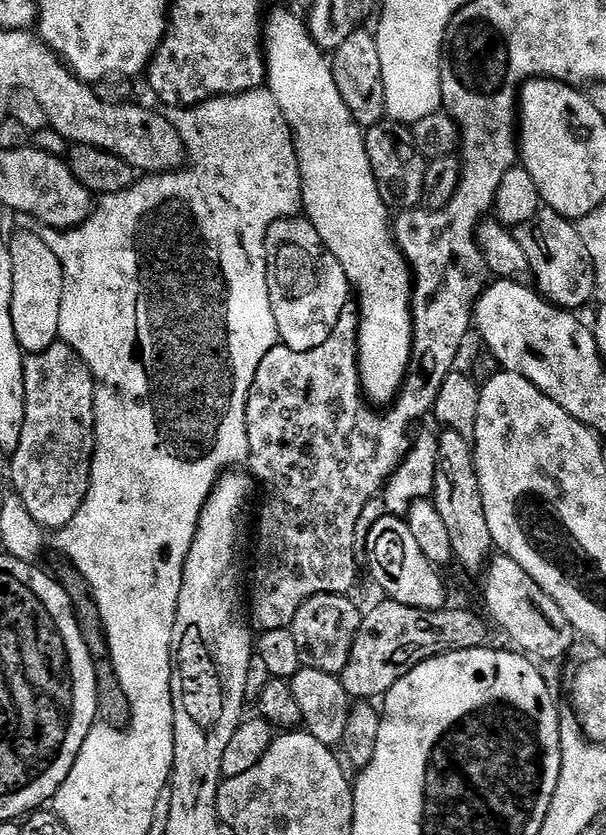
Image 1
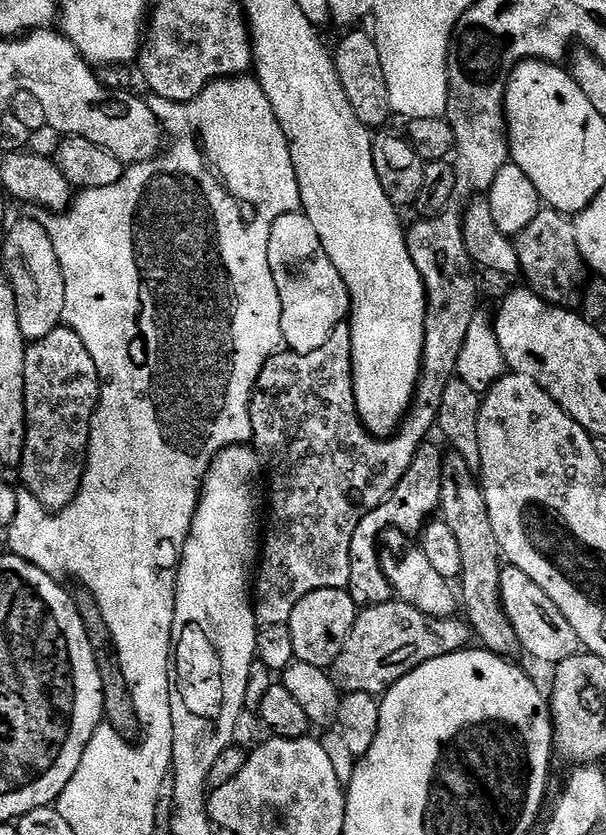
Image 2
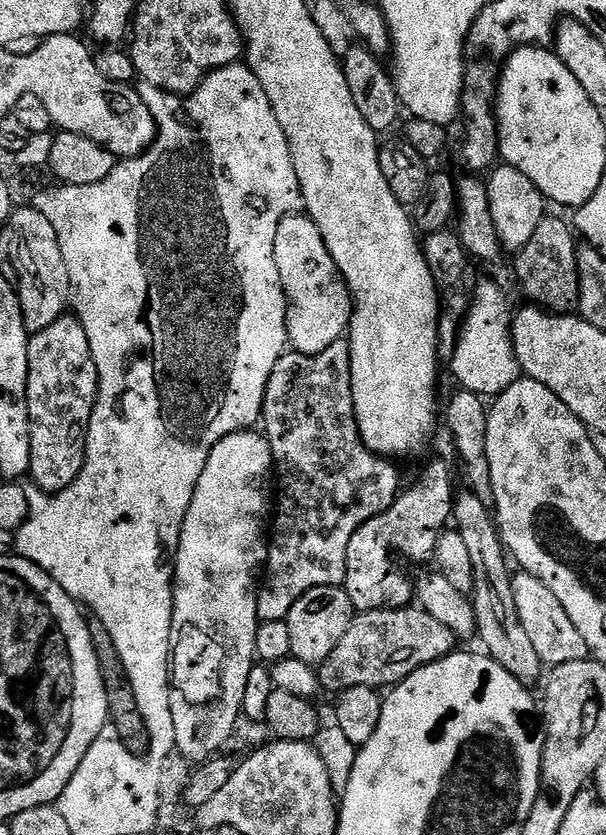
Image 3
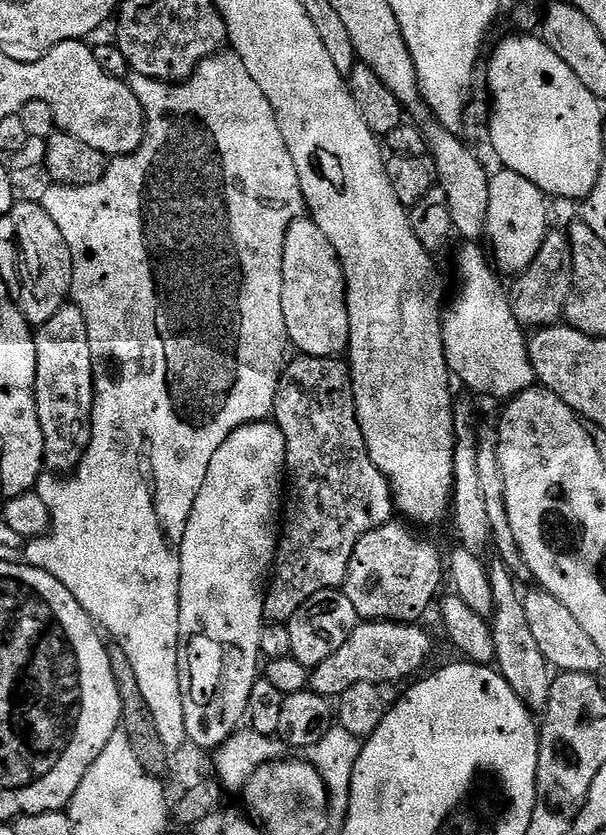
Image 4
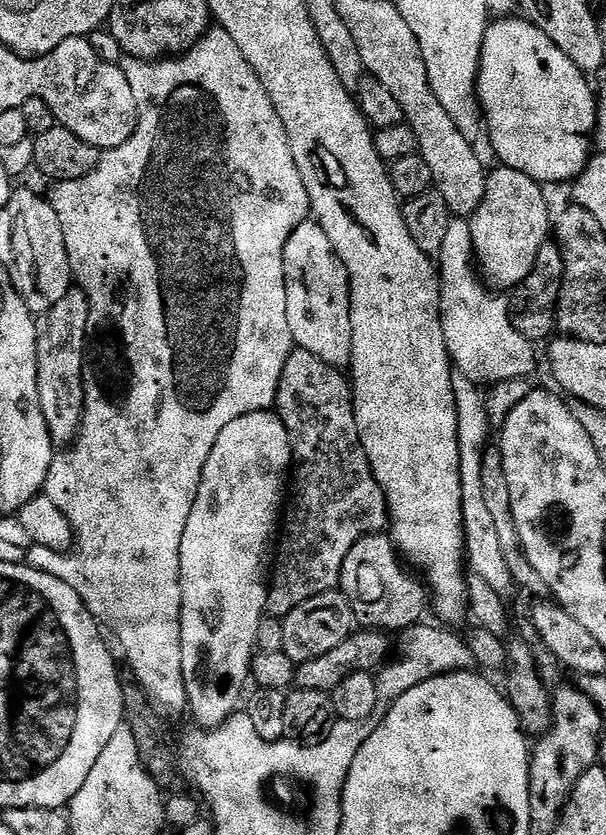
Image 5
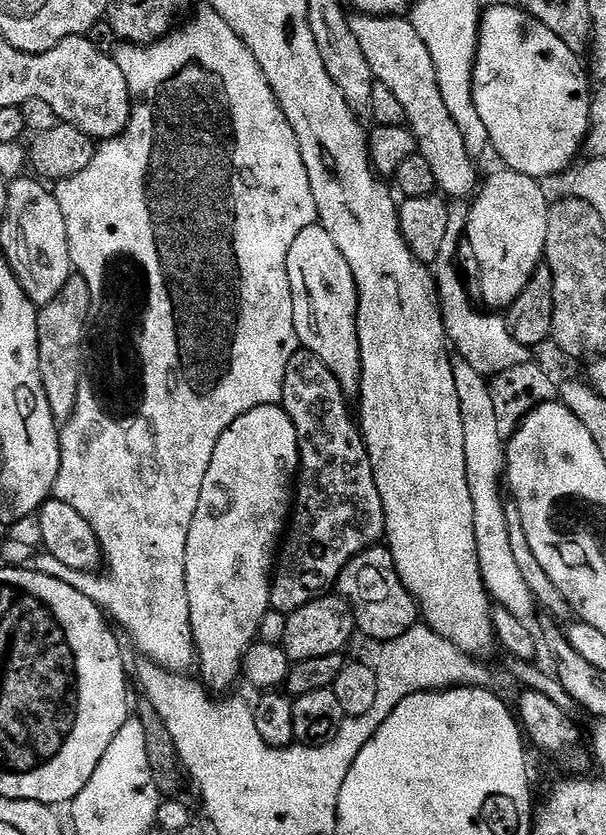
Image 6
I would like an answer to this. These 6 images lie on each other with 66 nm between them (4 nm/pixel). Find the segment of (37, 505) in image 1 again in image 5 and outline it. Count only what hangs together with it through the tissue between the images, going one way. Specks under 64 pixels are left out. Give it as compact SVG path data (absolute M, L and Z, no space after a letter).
M73 290L61 298L49 312L36 320L36 361L38 362L38 398L53 445L71 446L80 435L84 421L84 336L89 330L91 310L88 296Z

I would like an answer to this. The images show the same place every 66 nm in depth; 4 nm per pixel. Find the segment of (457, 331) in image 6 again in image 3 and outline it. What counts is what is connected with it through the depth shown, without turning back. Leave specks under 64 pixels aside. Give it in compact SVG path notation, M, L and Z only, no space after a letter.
M484 282L475 287L472 303L461 323L459 340L450 361L461 389L481 398L495 398L521 377L520 364L513 348L513 315L510 304L498 285Z

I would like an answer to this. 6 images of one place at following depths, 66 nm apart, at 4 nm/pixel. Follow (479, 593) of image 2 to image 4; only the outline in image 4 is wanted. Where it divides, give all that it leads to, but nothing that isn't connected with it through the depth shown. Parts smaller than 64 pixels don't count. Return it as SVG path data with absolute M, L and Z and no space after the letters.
M501 562L494 564L488 568L488 577L494 598L494 608L490 617L494 650L496 651L494 664L502 674L502 678L506 678L506 682L510 682L510 690L514 690L514 694L518 694L520 701L532 713L540 714L550 702L554 672L542 654L533 632L530 631L530 622L526 622L524 596L518 590L520 588L517 581L504 564Z

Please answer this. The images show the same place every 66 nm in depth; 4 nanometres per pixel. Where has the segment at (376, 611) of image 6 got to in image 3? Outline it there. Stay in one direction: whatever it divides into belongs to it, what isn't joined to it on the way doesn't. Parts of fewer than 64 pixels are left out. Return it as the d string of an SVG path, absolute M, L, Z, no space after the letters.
M432 460L424 468L424 477L420 484L413 488L405 487L396 501L389 506L385 512L370 518L358 530L354 530L354 538L350 538L350 550L346 554L346 578L343 588L348 591L348 597L353 609L357 613L373 612L383 608L406 608L414 600L414 584L408 581L402 573L396 569L396 564L392 561L392 555L397 552L400 556L405 556L408 560L413 560L416 564L424 564L433 559L438 546L438 538L441 532L449 527L454 516L454 492L452 496L452 472L448 469L448 464L444 460Z

